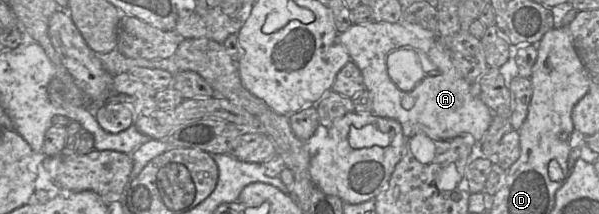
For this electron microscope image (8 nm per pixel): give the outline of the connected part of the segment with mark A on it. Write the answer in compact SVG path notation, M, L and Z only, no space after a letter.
M370 22L362 25L352 24L345 32L339 33L338 39L340 43L347 49L351 61L357 65L362 73L365 90L369 92L373 103L372 113L375 116L395 121L401 128L402 133L406 139L412 138L415 135L427 135L435 141L443 141L459 136L471 135L476 142L479 142L488 130L492 121L492 112L478 97L480 94L479 83L469 84L459 75L453 65L449 50L440 41L436 33L426 30L419 25L407 22Z

